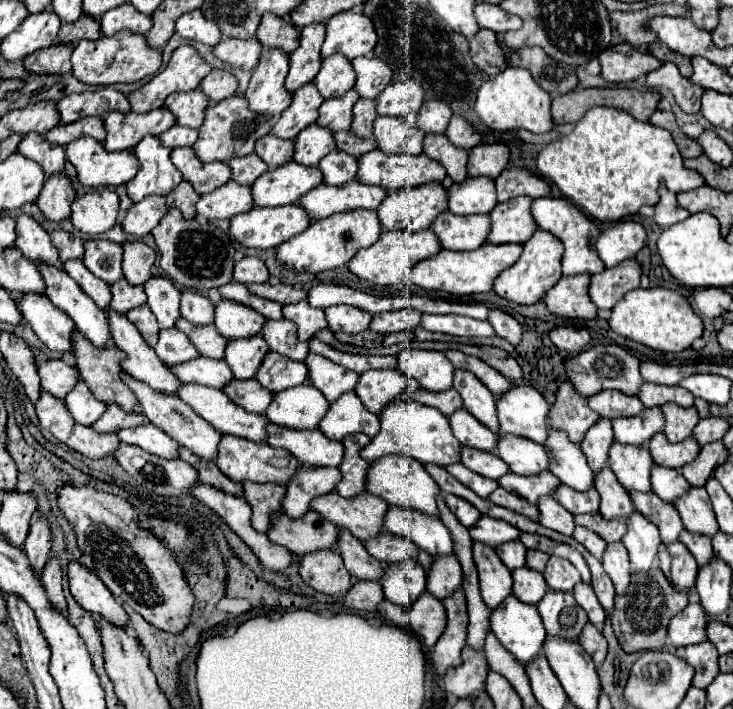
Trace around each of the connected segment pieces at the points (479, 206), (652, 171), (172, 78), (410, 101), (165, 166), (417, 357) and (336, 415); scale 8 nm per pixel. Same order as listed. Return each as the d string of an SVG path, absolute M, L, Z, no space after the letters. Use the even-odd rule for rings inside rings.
M468 176L464 182L452 184L448 192L450 192L448 210L460 216L488 214L498 204L494 180L486 180L486 176L482 178Z
M594 106L576 128L575 124L564 124L552 130L560 136L540 150L536 160L538 174L554 182L572 204L594 220L618 222L638 214L646 204L654 206L660 184L666 184L676 194L706 184L696 170L684 168L678 146L668 130L634 120L620 108Z
M182 44L174 50L166 70L156 74L150 82L130 94L132 112L148 112L160 108L172 92L188 92L210 74L210 64L190 44Z
M402 80L396 84L388 84L380 96L376 98L378 102L378 114L380 116L404 116L408 112L418 112L422 102L424 102L424 92L422 86L416 84L414 80ZM400 110L400 112L392 112Z
M146 136L136 148L134 154L140 162L140 170L136 178L132 178L128 186L128 196L138 202L150 194L166 196L182 182L182 174L174 168L170 160L172 148L166 148L158 136Z
M406 348L398 354L398 368L410 378L418 380L424 390L442 392L452 388L454 366L438 350Z
M346 392L346 396L340 396L328 406L328 412L320 420L318 428L330 440L342 440L346 434L354 432L364 432L372 438L378 434L380 420L362 406L354 392Z

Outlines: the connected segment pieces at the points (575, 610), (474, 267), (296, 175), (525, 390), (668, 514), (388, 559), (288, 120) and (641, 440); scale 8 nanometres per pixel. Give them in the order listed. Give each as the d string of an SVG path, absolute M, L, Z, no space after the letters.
M548 590L544 600L538 602L538 612L548 634L562 636L568 640L578 640L584 624L588 622L586 612L574 600L572 592Z
M484 242L476 250L468 252L454 252L454 250L440 250L436 256L418 262L408 280L424 290L444 290L456 296L474 294L474 292L490 292L498 274L510 268L522 254L522 244L490 244Z
M294 160L286 162L278 168L270 168L264 172L254 184L252 184L252 196L254 196L254 206L286 206L286 204L298 204L298 200L316 188L322 182L322 172L314 166L298 166Z
M512 386L496 400L500 434L518 434L538 444L548 436L548 402L532 386Z
M630 492L630 496L636 510L658 526L664 544L678 540L684 526L672 504L666 504L660 496L654 496L654 492Z
M382 532L382 536L374 536L374 540L366 540L366 550L372 554L376 560L384 564L400 562L406 558L414 558L416 562L422 564L424 570L430 570L432 556L418 548L412 540L402 540L402 536L394 536L388 532Z
M304 84L302 88L298 88L298 92L294 92L292 104L278 116L270 132L278 138L296 138L300 130L316 122L318 108L322 102L324 100L320 92L316 92L314 84Z
M644 408L642 416L618 418L618 420L612 420L612 426L614 426L614 438L618 442L642 446L654 434L662 432L664 416L660 408Z

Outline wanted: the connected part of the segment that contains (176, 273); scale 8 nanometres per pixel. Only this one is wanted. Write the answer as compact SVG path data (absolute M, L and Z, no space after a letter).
M170 208L168 214L160 220L160 224L152 230L156 246L162 254L160 266L164 274L188 290L206 292L210 288L224 286L232 282L232 268L234 268L234 246L228 234L224 234L218 226L210 222L198 222L196 218L184 220L178 208Z

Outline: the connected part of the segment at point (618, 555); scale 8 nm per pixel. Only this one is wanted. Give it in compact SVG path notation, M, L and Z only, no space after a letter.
M608 544L606 552L602 556L604 570L614 582L614 588L618 594L624 594L630 584L630 564L628 564L628 552L622 544Z

